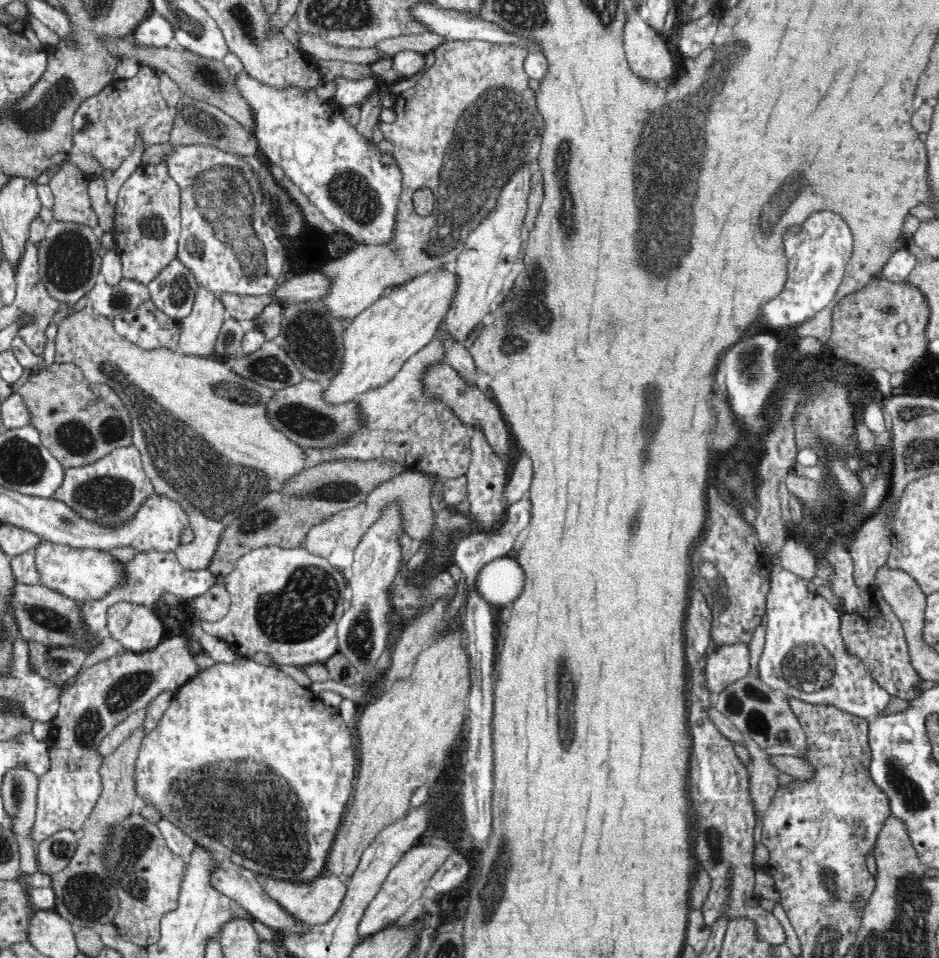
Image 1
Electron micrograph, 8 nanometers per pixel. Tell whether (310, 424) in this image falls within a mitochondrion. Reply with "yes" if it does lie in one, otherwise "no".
yes

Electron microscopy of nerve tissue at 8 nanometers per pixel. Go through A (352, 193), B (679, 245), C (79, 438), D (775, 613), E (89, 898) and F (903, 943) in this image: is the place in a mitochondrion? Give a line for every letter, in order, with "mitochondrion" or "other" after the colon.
A: mitochondrion
B: mitochondrion
C: mitochondrion
D: other
E: mitochondrion
F: mitochondrion

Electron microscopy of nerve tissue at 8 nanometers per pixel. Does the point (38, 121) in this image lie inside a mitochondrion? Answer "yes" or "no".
yes

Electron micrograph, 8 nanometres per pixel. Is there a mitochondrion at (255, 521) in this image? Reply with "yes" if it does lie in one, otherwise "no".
yes

